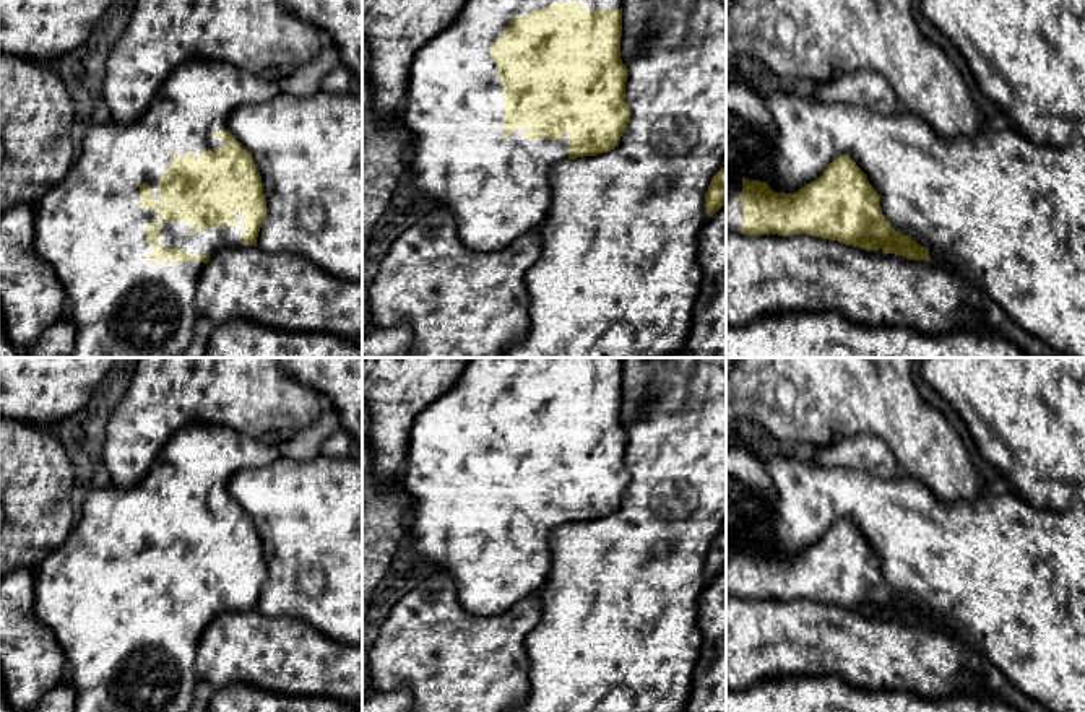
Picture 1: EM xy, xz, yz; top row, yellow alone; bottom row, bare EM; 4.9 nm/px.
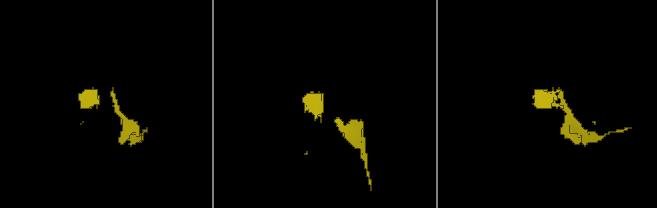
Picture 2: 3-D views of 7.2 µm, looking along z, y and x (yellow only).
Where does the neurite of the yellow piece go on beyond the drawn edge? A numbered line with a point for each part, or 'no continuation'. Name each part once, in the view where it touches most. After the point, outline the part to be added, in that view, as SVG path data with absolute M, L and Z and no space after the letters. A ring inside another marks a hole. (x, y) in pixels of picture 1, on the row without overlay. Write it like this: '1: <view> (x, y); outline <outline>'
1: xy (90, 594); outline M190 424L174 432L158 454L146 476L133 488L106 486L88 493L81 517L68 540L57 548L36 572L36 618L58 640L67 660L67 679L76 691L73 712L188 712L198 683L195 660L203 626L149 626L153 610L146 605L146 588L158 587L156 574L140 572L140 549L153 553L159 566L159 543L172 519L216 515L224 504L214 496L227 496L227 483L244 468L266 467L281 458L278 445L216 424Z

